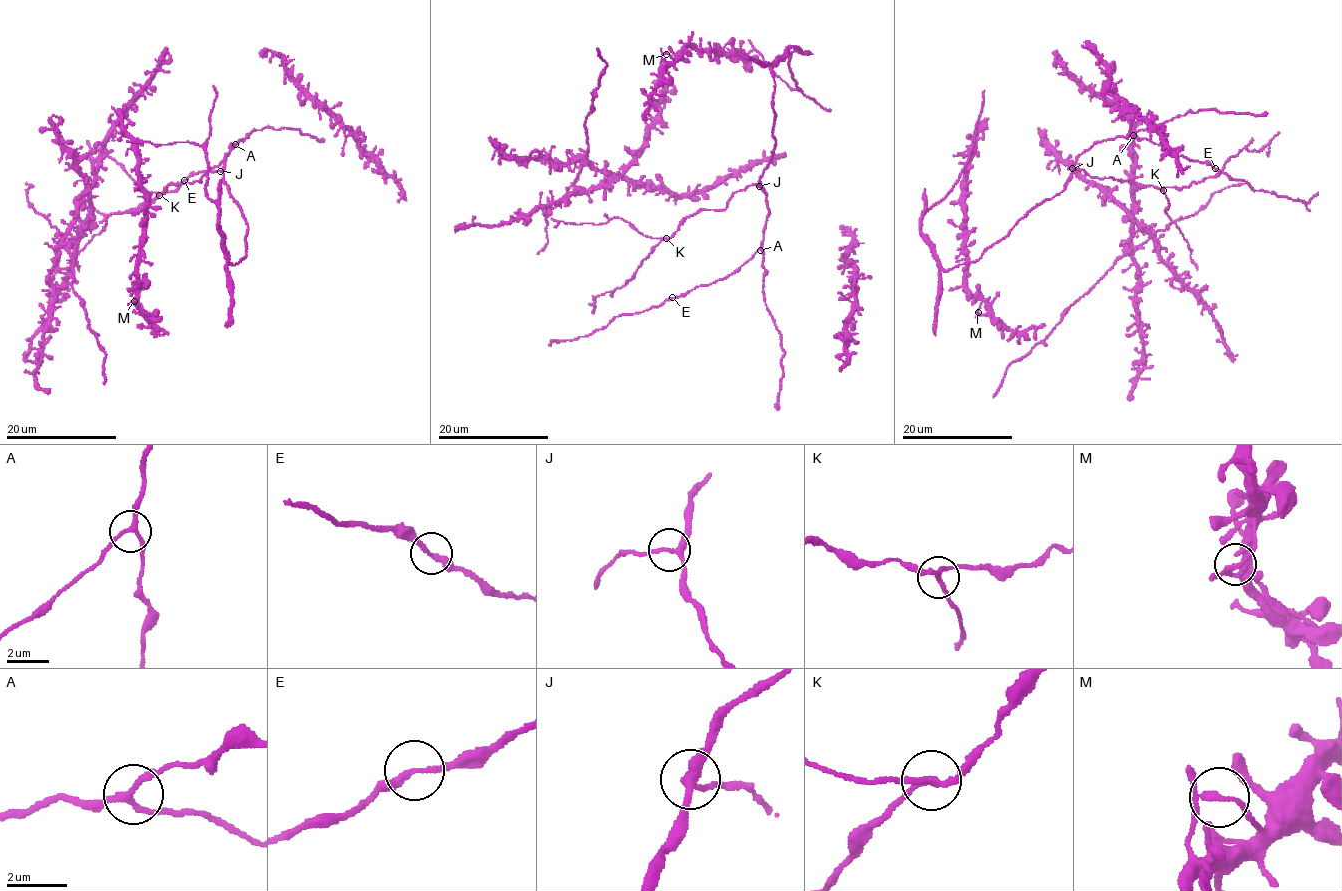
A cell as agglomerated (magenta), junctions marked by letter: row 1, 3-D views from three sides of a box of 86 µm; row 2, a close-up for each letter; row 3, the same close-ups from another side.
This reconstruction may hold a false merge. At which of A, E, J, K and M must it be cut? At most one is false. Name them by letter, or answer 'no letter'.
K

